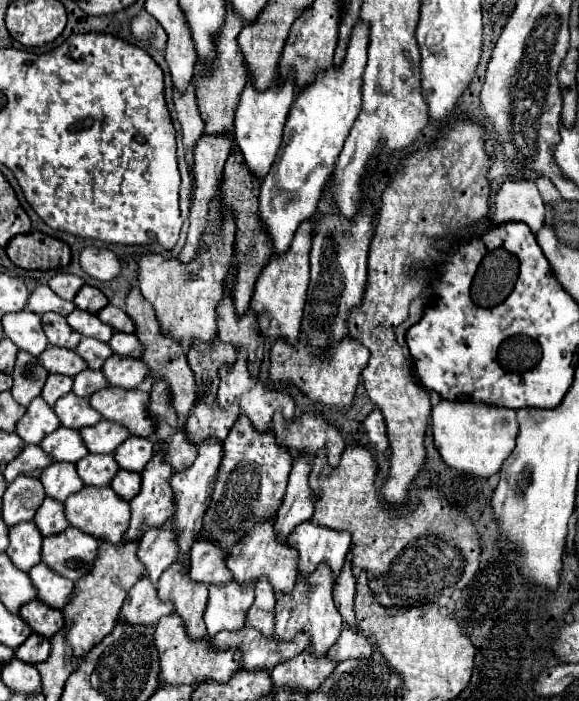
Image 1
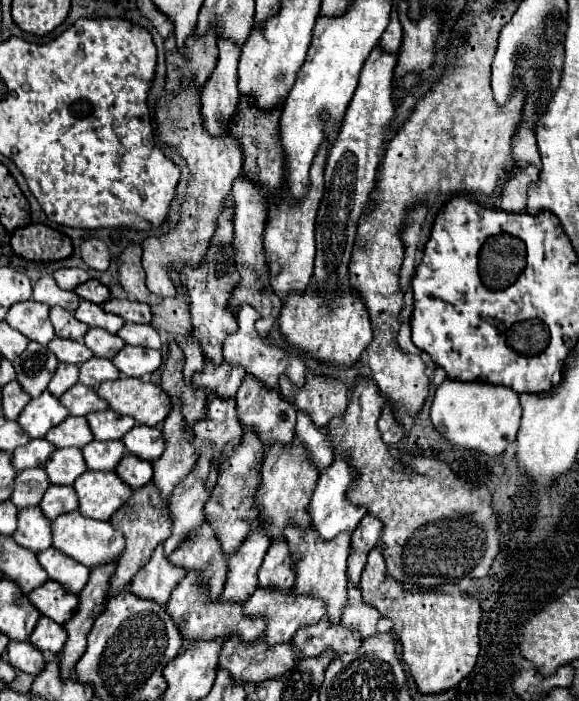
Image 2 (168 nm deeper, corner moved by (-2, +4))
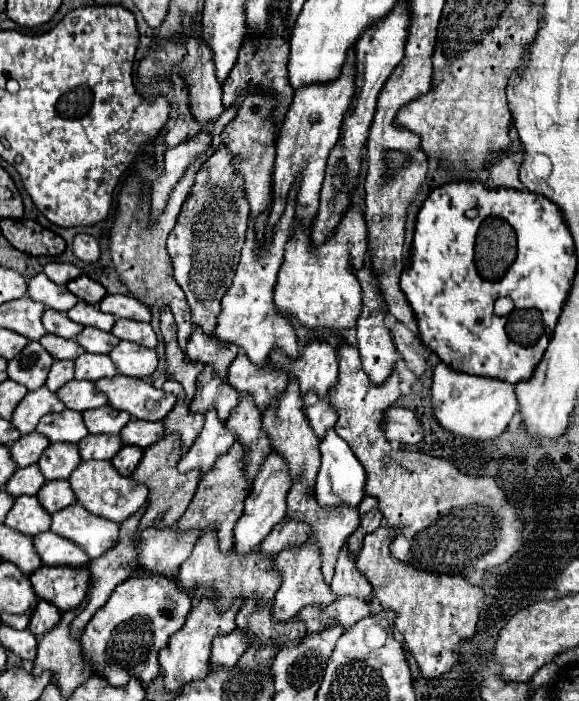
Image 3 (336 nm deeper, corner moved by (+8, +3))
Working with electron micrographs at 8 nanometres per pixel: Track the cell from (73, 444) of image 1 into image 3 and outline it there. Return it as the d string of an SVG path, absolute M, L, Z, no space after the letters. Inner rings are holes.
M63 410L61 414L47 414L39 420L37 432L49 442L79 442L87 436L87 428L79 412Z

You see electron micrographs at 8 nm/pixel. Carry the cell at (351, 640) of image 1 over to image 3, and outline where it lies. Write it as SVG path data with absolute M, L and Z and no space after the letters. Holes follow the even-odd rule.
M341 548L341 554L337 558L337 566L335 566L335 576L331 582L331 592L337 598L343 596L357 596L361 600L371 600L373 598L373 588L369 582L365 582L365 576L357 574L357 566L355 560L349 558L347 548Z

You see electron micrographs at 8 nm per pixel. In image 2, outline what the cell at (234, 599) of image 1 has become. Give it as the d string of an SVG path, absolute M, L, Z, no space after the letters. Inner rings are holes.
M259 525L251 529L251 535L243 541L239 553L229 557L229 575L221 599L243 601L253 595L257 589L257 571L263 563L263 557L271 545L271 539L259 531Z

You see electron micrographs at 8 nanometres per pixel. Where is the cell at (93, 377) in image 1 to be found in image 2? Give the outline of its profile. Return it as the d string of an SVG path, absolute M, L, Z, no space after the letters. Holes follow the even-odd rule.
M91 357L87 363L79 367L79 381L87 387L97 387L103 381L117 379L121 373L117 367L113 367L111 359L103 357Z

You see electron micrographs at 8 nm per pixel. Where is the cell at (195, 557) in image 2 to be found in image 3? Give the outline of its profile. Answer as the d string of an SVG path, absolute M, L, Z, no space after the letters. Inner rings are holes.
M237 442L225 456L221 456L221 464L217 464L217 472L209 472L205 480L199 482L199 488L195 492L195 498L183 512L183 516L177 520L177 526L187 532L187 530L199 530L199 536L203 536L209 528L215 530L219 550L223 554L229 554L233 548L233 524L237 516L243 512L243 500L241 492L245 492L245 476L241 476L241 464L237 464L237 456L241 456L241 448L237 448Z

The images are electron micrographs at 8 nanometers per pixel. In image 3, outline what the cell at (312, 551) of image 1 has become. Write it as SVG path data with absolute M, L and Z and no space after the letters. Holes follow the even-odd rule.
M333 428L327 432L319 450L321 450L321 468L315 484L317 504L321 508L343 508L343 506L357 508L359 502L363 500L363 486L365 486L365 470L361 462L355 458L349 444L335 434Z

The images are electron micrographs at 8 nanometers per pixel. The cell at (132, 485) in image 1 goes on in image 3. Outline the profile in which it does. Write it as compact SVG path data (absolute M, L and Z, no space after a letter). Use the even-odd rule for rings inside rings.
M123 446L111 460L111 464L117 468L117 472L121 476L131 476L135 466L139 464L143 456L143 450L141 448L129 448L129 446Z

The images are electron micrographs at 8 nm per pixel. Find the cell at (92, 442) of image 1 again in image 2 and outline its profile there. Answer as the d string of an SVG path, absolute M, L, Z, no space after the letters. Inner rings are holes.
M113 409L97 411L87 415L87 421L91 425L91 431L95 439L99 441L109 441L109 439L123 439L123 435L135 427L135 419L127 415L119 415Z

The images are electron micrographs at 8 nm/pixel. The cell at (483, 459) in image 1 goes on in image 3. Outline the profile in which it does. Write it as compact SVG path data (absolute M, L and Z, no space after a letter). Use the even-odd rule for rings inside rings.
M439 362L433 372L431 408L437 422L451 434L469 440L495 440L505 432L507 424L517 412L517 398L513 392L513 384L453 372L449 370L449 366Z

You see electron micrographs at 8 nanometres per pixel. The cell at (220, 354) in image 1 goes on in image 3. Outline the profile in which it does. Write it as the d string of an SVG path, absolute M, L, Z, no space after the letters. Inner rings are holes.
M217 148L195 174L191 192L183 202L177 224L167 240L167 252L173 260L173 276L187 296L191 322L207 336L211 336L217 326L221 298L233 282L245 242L247 216L249 204L245 204L245 196L241 196L241 176L233 172L233 160L229 160L227 148Z

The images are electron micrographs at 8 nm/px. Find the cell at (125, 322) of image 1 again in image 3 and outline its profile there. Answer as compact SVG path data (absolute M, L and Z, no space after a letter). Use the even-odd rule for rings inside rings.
M121 294L105 296L99 302L99 310L113 314L115 318L131 318L131 320L139 320L139 322L151 320L151 310L133 296L121 296Z

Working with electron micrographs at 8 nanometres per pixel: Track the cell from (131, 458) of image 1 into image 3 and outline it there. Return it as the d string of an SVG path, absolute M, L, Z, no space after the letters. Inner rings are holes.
M131 420L123 430L121 430L121 442L129 446L139 446L139 448L149 448L151 444L159 442L165 436L163 424L161 422L143 422L143 420Z

